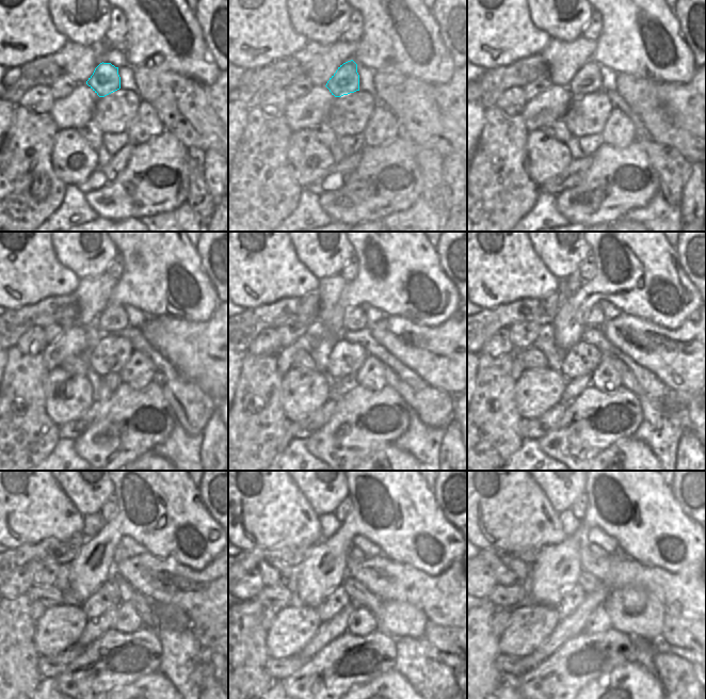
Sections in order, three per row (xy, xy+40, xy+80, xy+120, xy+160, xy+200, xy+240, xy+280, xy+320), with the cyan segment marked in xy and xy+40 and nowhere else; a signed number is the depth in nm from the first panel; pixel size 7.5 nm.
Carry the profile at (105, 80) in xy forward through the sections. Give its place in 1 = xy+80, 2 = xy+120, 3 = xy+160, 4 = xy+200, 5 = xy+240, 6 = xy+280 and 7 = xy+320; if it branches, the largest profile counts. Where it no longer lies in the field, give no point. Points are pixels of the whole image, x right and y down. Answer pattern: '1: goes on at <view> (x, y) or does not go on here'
1: goes on at xy+80 (589, 79)
2: goes on at xy+120 (113, 318)
3: goes on at xy+160 (354, 319)
4: goes on at xy+200 (595, 318)
5: goes on at xy+240 (119, 554)
6: goes on at xy+280 (355, 553)
7: goes on at xy+320 (597, 552)

